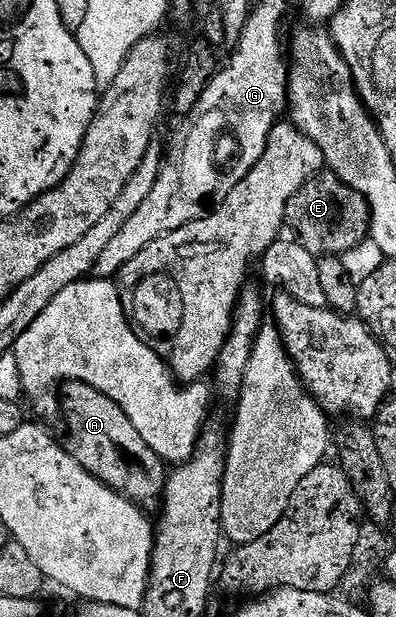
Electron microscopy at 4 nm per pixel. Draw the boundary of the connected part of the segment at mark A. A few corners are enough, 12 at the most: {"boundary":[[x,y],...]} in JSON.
{"boundary":[[91,385],[60,389],[64,448],[146,511],[167,462]]}

